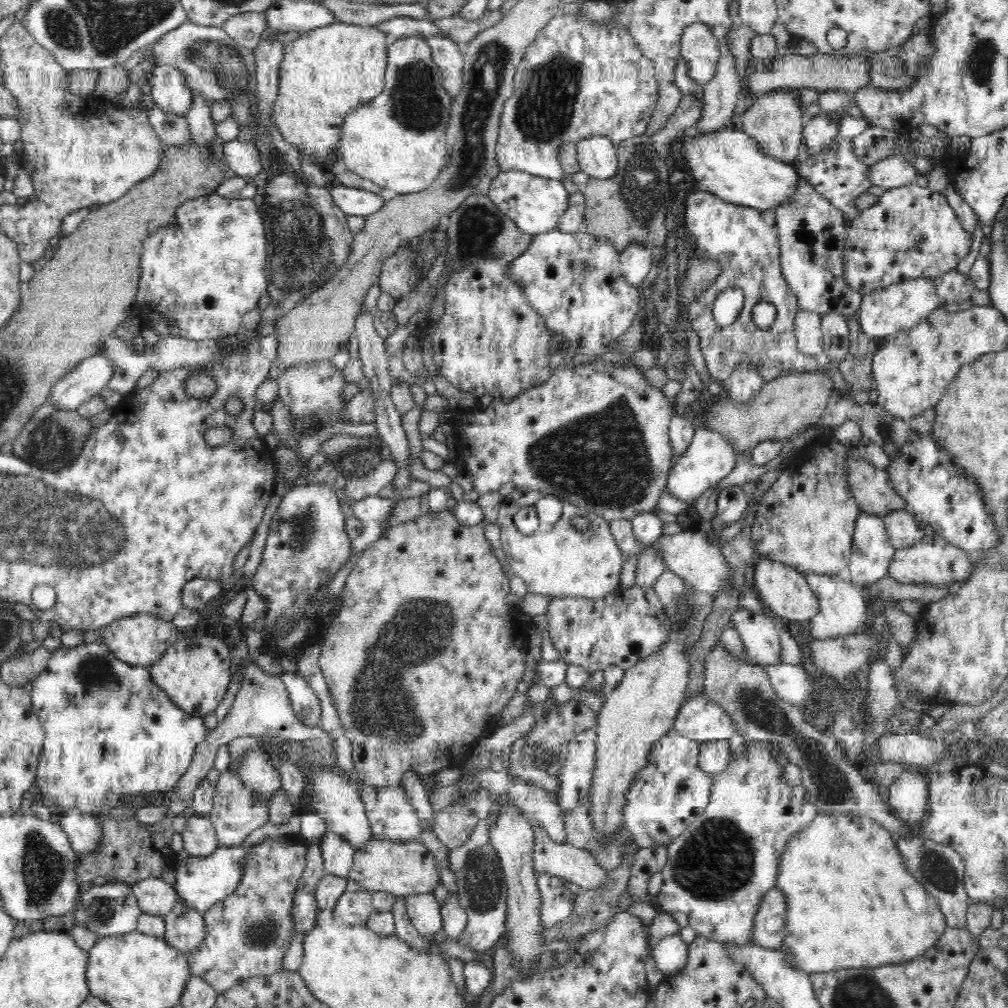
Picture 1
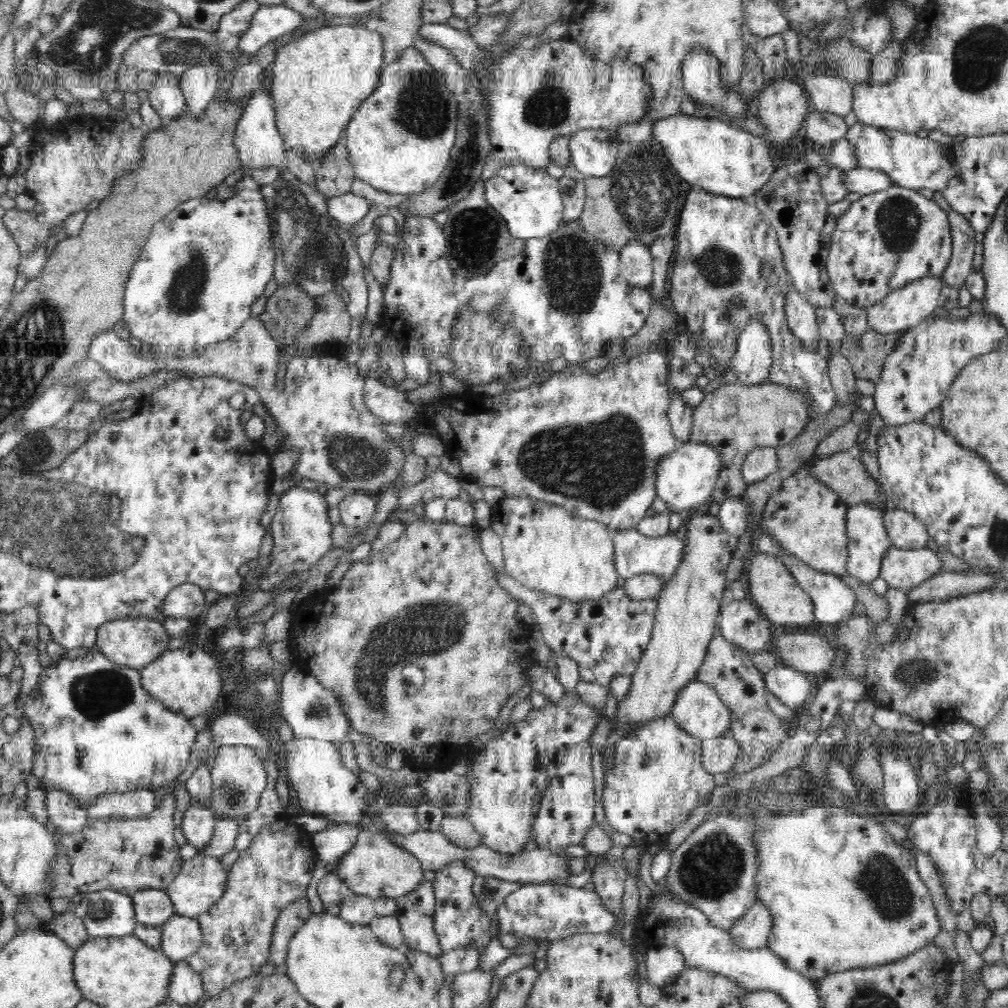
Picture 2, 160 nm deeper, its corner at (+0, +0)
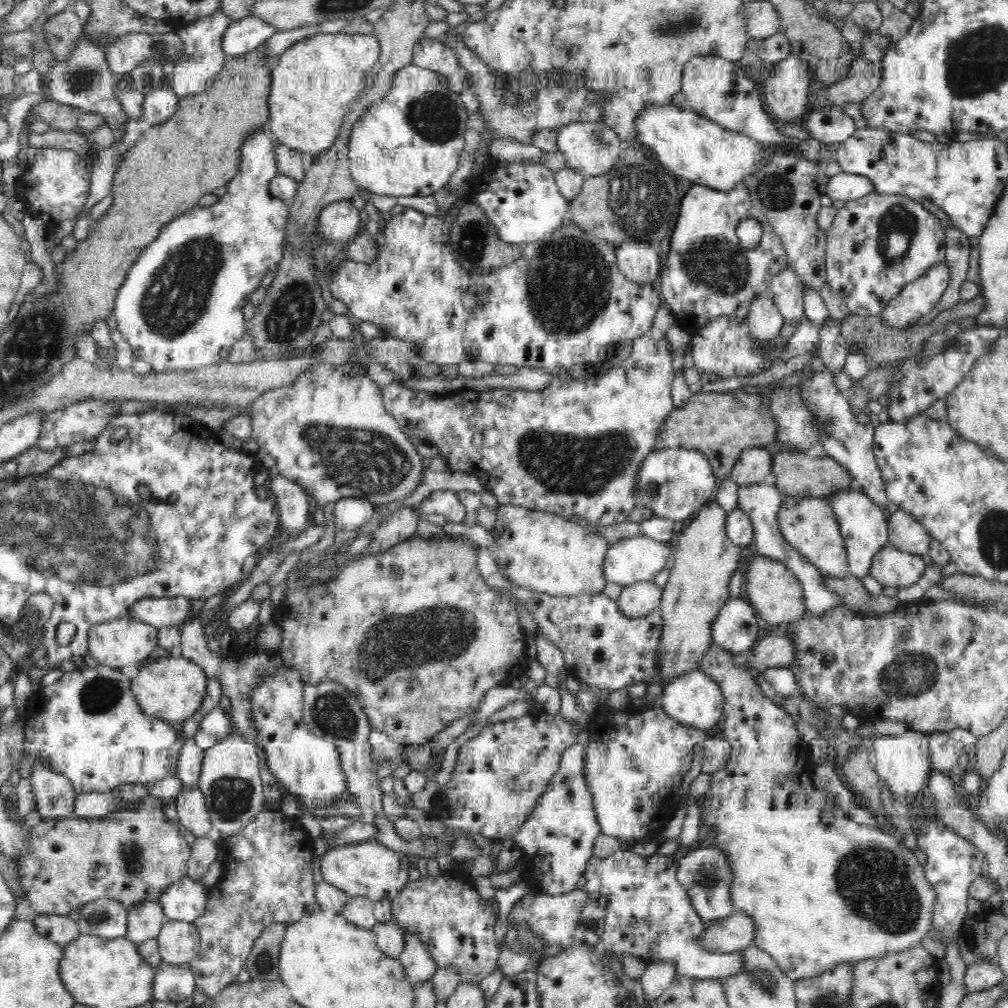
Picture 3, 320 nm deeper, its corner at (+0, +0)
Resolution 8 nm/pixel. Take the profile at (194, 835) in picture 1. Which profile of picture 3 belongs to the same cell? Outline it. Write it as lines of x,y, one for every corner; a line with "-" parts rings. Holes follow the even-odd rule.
183,785
175,806
179,824
192,832
196,838
207,837
214,833
204,796
198,788
187,788

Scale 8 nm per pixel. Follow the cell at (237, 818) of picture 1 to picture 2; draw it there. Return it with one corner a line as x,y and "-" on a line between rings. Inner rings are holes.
214,816
215,832
212,836
212,840
198,850
199,854
207,854
212,858
221,858
224,854
228,854
236,847
236,836
238,836
238,830
240,830
240,819
234,818
234,820
226,820
221,816

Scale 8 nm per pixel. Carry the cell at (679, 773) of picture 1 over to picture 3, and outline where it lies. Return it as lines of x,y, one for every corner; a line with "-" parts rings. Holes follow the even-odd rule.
601,705
592,716
586,730
589,731
591,739
585,745
584,775
586,775
588,792
594,798
594,811
596,811
601,834
631,844
638,841
661,840
659,835
665,828
664,823
679,808
681,800
679,795
684,776
691,769
694,746
698,742
705,741
707,737
705,731
674,720
663,711
661,705
644,708
636,716

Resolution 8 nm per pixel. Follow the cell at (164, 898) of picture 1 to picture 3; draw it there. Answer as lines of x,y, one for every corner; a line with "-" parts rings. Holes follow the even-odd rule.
159,901
141,903
129,911
125,937
134,944
142,944
144,940
157,938
166,921

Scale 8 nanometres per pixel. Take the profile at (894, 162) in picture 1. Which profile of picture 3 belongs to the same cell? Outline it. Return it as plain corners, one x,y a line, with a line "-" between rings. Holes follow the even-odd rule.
842,172
829,177
825,194
832,200
850,201
866,196
872,191
872,181
866,176

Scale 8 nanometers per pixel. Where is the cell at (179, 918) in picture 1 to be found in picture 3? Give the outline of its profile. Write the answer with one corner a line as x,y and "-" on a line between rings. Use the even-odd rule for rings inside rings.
166,921
156,939
164,963
189,963
200,952
200,935
193,923

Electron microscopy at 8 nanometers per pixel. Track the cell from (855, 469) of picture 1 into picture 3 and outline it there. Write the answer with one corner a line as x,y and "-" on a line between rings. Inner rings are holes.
792,450
780,451
773,455
771,470
772,483
783,495
788,496
820,496
829,498
830,495
840,491
852,489
849,472
829,455
810,457
805,453

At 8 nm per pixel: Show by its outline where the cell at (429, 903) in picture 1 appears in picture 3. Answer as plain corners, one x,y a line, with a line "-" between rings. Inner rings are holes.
417,934
405,935
404,950
398,959
412,988
418,988
422,982
430,980
437,970
434,959

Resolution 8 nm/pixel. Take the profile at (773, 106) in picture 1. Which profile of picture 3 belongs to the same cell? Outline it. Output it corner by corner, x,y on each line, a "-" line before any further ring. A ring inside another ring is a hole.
792,56
777,62
773,68
772,75
764,76
760,84
766,112
772,118
776,116
779,123
793,121
806,110
811,110
813,73
806,61

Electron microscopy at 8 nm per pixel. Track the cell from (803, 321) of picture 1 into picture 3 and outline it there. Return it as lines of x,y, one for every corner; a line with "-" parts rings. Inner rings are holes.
790,267
784,268
770,280
768,293
783,320
790,325
798,325
805,320
804,293
805,285

